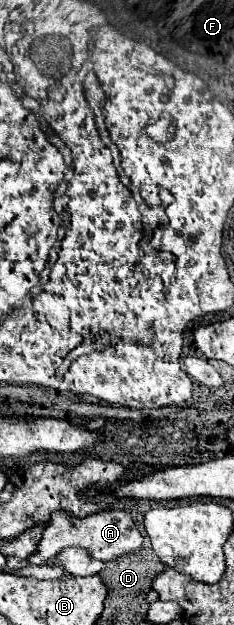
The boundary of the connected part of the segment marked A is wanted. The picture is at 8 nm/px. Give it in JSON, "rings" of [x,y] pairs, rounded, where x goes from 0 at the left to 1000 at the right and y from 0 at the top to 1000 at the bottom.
{"rings":[[[440,816],[363,829],[303,829],[269,819],[235,819],[226,832],[209,835],[209,845],[192,845],[175,867],[158,870],[158,880],[115,893],[124,906],[209,906],[226,893],[286,874],[329,874],[380,883],[389,893],[457,899],[500,890],[526,890],[543,883],[585,883],[611,870],[611,858],[568,838],[560,826],[526,816]]]}

